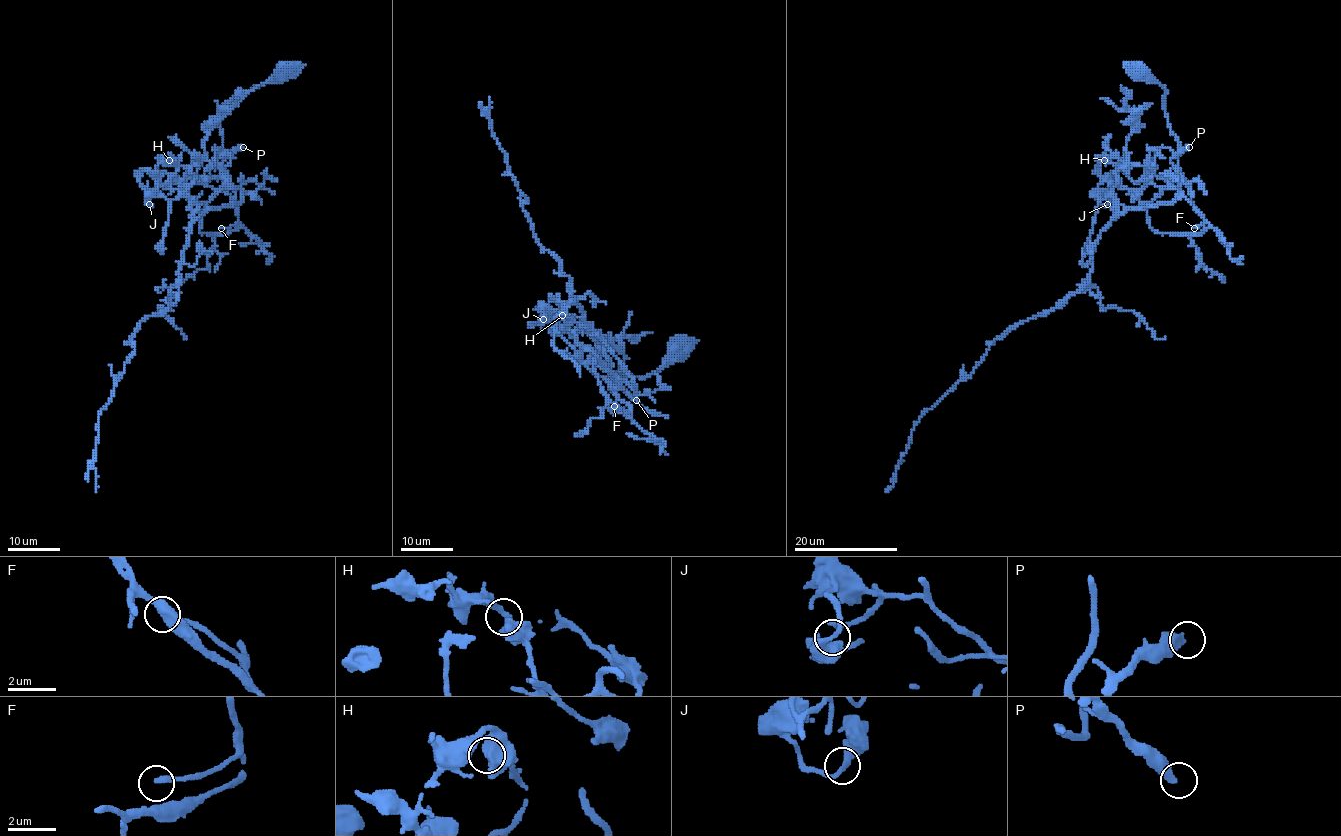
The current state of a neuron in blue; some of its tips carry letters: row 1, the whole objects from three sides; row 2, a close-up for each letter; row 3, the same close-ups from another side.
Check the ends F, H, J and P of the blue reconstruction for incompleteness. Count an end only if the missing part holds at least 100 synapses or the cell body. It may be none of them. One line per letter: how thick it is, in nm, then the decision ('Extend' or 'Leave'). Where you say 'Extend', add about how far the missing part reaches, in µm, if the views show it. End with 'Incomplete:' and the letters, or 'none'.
F: Thickness 160 nm. Leave
H: Thickness 700 nm. Leave
J: Thickness 280 nm. Leave
P: Thickness 500 nm. Extend. Missing length about 30 µm
Incomplete: P

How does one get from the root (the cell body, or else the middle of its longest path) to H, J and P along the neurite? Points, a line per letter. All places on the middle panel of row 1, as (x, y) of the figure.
H: (683, 343), (613, 377), (632, 420), (562, 315)
J: (683, 343), (646, 376), (613, 377), (632, 420), (593, 362), (618, 380), (551, 332), (552, 309), (543, 319)
P: (683, 343), (646, 376), (613, 377), (612, 390), (632, 420), (608, 398), (593, 362), (636, 400)

